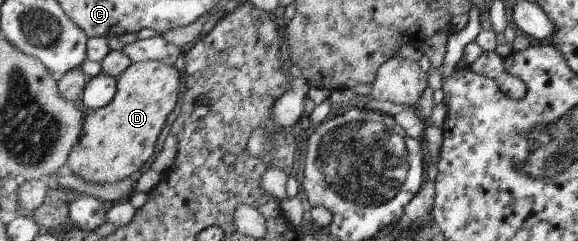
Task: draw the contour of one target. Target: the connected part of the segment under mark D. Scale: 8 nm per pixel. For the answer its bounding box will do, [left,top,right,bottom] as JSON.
[68,61,180,186]

